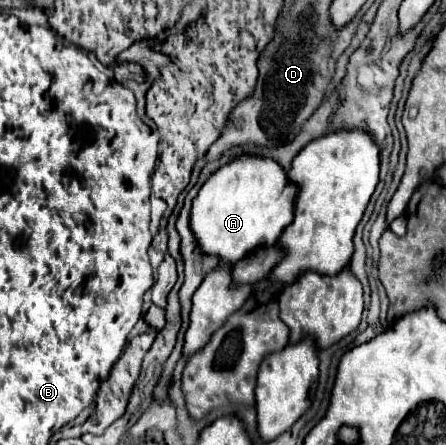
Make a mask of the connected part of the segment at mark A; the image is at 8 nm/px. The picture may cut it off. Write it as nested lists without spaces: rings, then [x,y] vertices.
[[[242,156],[214,172],[200,188],[190,210],[190,230],[202,254],[236,264],[258,248],[274,246],[294,218],[296,186],[268,158]]]

